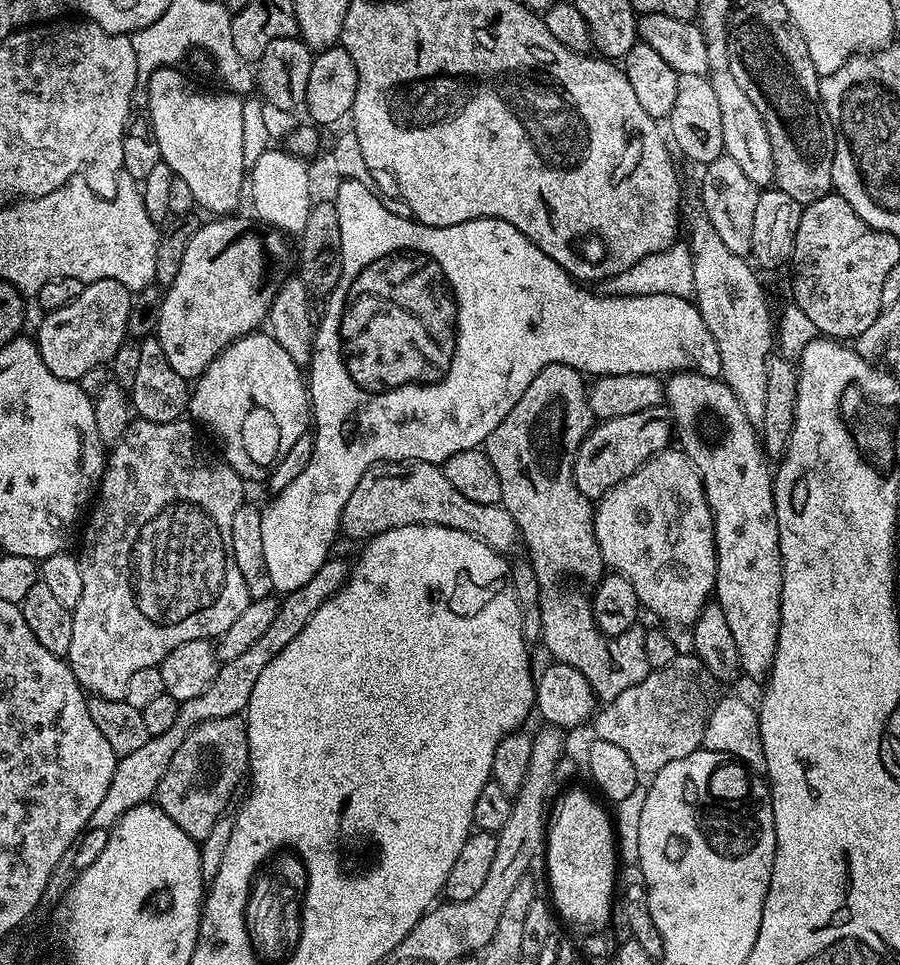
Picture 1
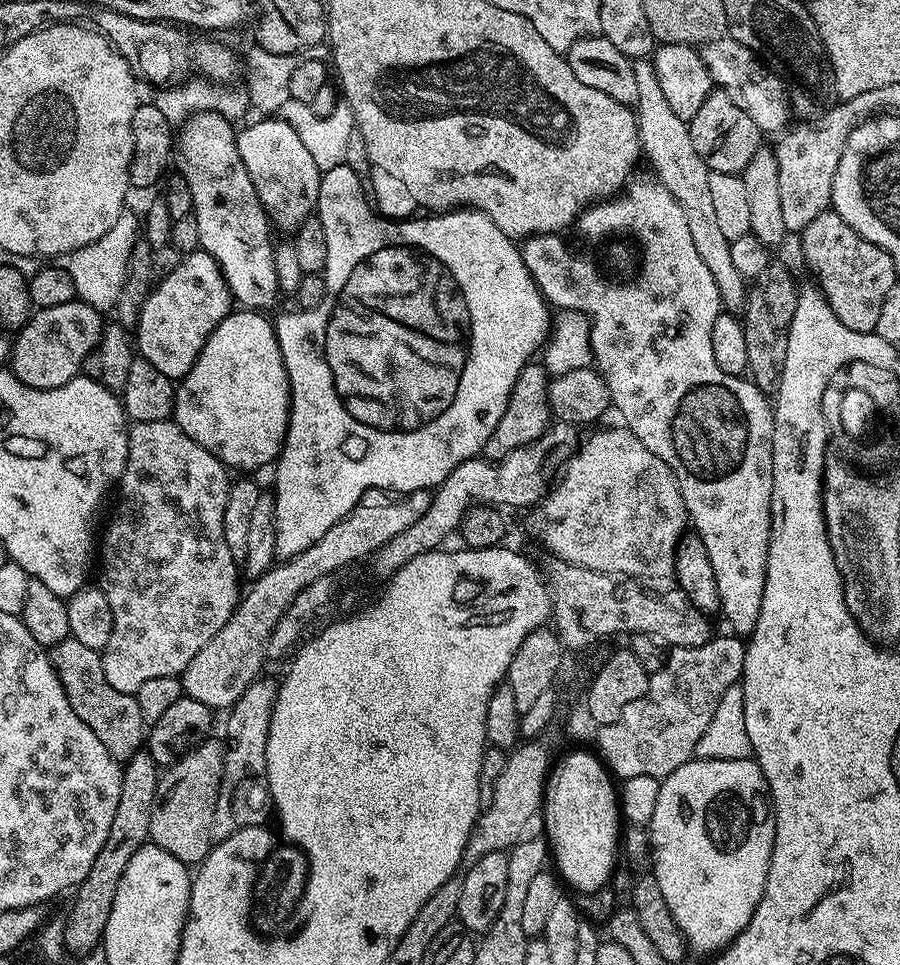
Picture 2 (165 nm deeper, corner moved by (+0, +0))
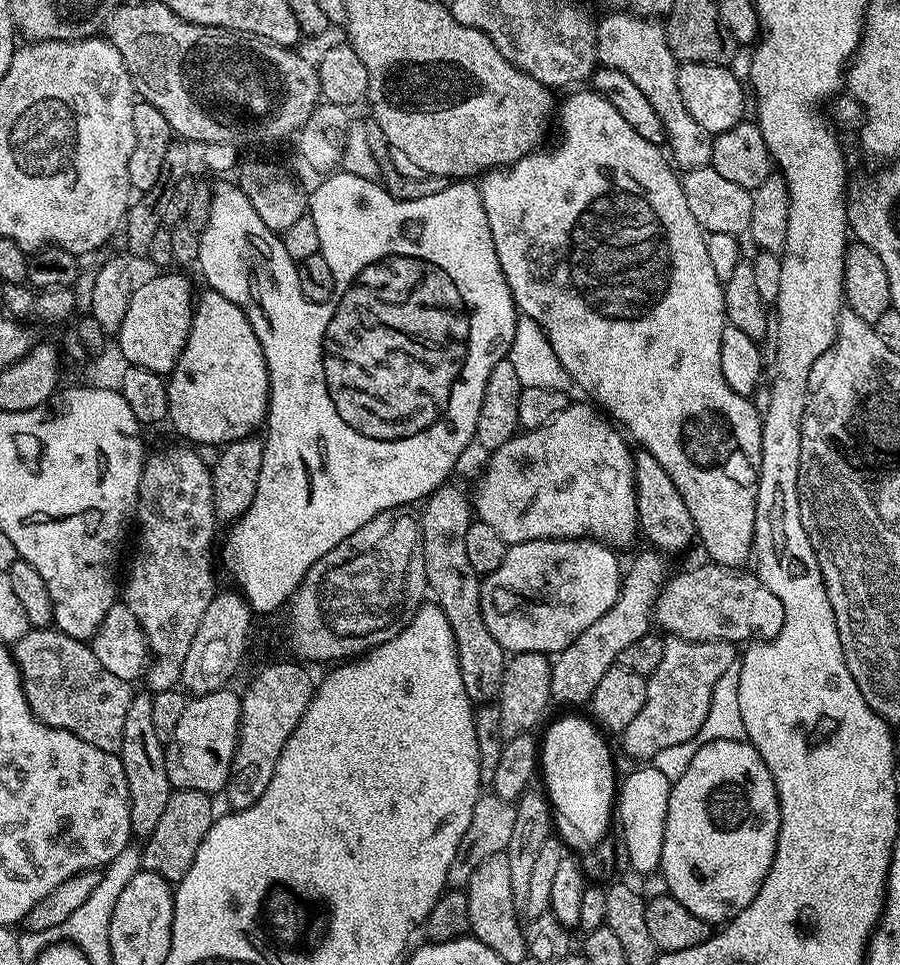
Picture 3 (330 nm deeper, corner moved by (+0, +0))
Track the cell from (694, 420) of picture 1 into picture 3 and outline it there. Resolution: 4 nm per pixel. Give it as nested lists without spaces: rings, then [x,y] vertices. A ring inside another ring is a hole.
[[[585,90],[576,92],[565,100],[561,99],[558,104],[558,124],[559,120],[560,141],[553,148],[545,147],[543,150],[529,152],[521,160],[483,173],[478,180],[482,206],[486,210],[490,234],[494,238],[494,250],[498,254],[498,262],[502,266],[514,302],[523,315],[534,318],[534,322],[542,326],[550,346],[554,346],[558,362],[570,374],[573,385],[577,389],[580,387],[582,391],[589,392],[593,396],[591,399],[633,441],[636,439],[643,451],[658,458],[662,470],[670,474],[670,482],[678,486],[678,494],[682,494],[682,502],[686,502],[690,518],[694,518],[699,543],[704,543],[704,548],[708,551],[707,559],[713,564],[721,564],[727,568],[743,569],[747,565],[744,563],[747,560],[749,563],[753,559],[756,543],[754,522],[762,466],[764,422],[761,412],[755,409],[751,399],[730,390],[726,378],[722,378],[720,343],[722,330],[726,327],[724,285],[710,267],[710,253],[706,251],[704,241],[706,233],[701,228],[698,218],[690,214],[681,177],[670,163],[669,157],[657,145],[646,142],[642,134],[630,130],[626,118],[622,118],[622,114],[618,114],[618,110],[614,110],[614,106],[606,102],[606,98],[594,91]]]

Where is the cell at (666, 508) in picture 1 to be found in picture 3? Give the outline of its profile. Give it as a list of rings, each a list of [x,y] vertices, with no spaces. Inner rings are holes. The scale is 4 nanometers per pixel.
[[[569,403],[543,427],[521,431],[500,448],[491,449],[476,496],[474,492],[474,512],[479,523],[491,526],[505,544],[591,538],[621,550],[638,536],[633,449],[628,449],[629,441],[611,419],[599,407],[588,404]]]

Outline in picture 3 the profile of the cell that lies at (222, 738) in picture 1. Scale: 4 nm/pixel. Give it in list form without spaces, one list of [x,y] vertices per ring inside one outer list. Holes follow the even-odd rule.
[[[173,791],[172,797],[166,802],[166,811],[162,813],[158,826],[154,826],[154,830],[143,841],[140,854],[143,871],[158,874],[162,879],[169,882],[179,882],[184,877],[186,870],[190,870],[190,866],[194,862],[194,854],[198,854],[198,846],[202,846],[202,838],[206,838],[212,825],[214,819],[212,800],[213,797],[206,792]]]

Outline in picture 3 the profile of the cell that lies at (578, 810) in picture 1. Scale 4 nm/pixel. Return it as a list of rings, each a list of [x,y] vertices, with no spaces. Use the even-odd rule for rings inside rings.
[[[564,716],[554,721],[544,740],[542,736],[542,747],[538,752],[555,831],[569,849],[577,848],[572,850],[580,854],[609,835],[608,823],[611,820],[613,823],[614,801],[618,795],[618,775],[612,765],[612,752],[604,741],[605,733],[588,720]]]

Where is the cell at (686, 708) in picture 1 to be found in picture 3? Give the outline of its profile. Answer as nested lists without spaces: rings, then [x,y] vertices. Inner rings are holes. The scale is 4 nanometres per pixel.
[[[665,639],[662,663],[654,675],[647,677],[646,702],[622,734],[625,754],[633,756],[636,762],[648,762],[660,750],[695,740],[698,730],[702,730],[702,722],[706,722],[706,714],[710,714],[710,702],[714,698],[718,678],[722,678],[730,662],[737,659],[737,645],[729,644],[727,640],[694,642]]]

